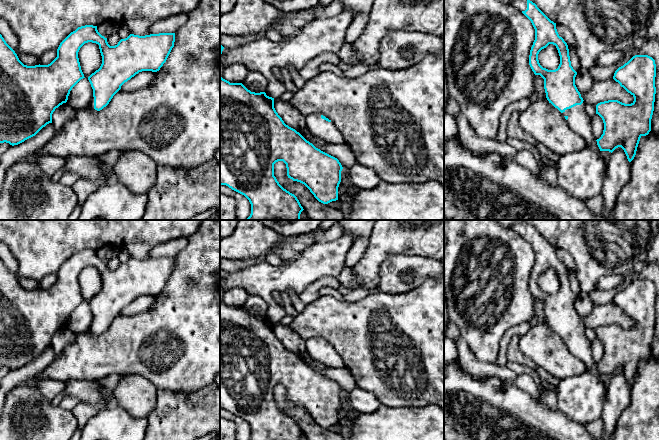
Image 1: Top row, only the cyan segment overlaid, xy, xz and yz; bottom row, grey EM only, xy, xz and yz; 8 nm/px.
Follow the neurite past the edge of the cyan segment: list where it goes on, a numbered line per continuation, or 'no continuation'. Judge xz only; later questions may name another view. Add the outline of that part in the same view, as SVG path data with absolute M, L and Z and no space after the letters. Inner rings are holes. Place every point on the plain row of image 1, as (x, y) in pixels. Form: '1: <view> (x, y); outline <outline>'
1: xz (317, 350); outline M313 337L305 342L309 356L323 363L327 368L345 367L342 357L336 352L334 347L322 343L321 339L320 337Z

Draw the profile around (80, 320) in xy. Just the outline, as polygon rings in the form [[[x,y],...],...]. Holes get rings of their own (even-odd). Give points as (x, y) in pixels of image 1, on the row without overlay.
[[[88,302],[81,303],[70,315],[67,327],[76,335],[91,329],[93,313]]]

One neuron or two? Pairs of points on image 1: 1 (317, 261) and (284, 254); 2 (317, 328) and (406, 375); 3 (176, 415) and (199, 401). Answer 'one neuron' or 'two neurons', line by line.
1: two neurons
2: one neuron
3: one neuron

